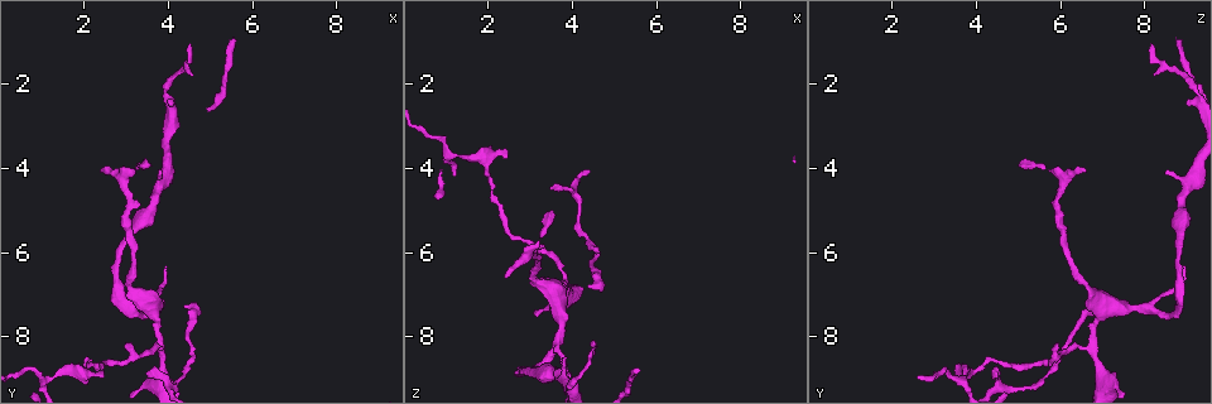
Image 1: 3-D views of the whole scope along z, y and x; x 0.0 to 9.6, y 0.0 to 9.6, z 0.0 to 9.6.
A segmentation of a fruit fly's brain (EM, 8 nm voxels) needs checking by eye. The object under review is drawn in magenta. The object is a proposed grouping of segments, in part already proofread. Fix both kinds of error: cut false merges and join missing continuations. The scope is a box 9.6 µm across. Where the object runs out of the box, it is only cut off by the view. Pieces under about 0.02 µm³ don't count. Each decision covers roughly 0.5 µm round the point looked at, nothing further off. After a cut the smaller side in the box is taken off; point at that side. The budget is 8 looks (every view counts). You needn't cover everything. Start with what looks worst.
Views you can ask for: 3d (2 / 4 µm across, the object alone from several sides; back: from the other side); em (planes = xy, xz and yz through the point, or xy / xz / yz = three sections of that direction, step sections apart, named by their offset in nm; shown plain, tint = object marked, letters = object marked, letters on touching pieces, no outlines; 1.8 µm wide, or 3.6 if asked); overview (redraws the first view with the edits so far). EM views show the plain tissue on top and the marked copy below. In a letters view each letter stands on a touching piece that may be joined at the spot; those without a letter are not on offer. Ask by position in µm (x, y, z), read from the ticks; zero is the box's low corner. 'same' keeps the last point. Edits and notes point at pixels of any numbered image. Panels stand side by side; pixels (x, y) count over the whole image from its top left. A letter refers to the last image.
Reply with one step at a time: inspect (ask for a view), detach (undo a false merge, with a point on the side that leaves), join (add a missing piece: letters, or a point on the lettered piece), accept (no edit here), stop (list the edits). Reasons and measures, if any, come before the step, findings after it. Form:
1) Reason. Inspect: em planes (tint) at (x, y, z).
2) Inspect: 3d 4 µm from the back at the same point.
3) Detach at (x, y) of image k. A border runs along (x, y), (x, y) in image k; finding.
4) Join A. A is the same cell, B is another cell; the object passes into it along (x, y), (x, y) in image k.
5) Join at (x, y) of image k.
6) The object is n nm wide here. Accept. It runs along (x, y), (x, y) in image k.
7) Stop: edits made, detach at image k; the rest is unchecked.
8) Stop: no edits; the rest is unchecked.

An open end. Inspect: 3d 2 µm at (3.45, 8.85, 4.40).

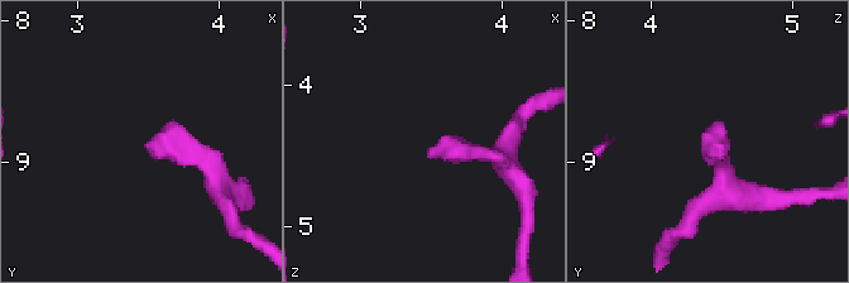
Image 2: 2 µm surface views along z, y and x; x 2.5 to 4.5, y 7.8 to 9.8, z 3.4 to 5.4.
Need the tissue. Inspect: em 3.6 µm planes (letters) at (3.46, 8.84, 4.44).

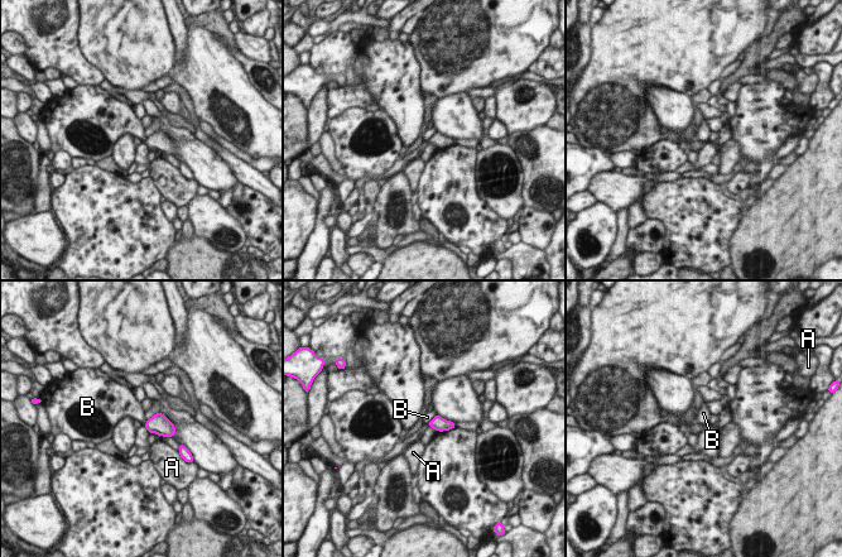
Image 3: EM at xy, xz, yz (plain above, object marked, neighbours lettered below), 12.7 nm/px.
Accept. A and B are other cells; a border runs along (436, 414), (427, 423) in image 3; none of them fits.

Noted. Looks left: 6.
Free end. Inspect: 3d 2 µm at (3.95, 6.25, 8.90).

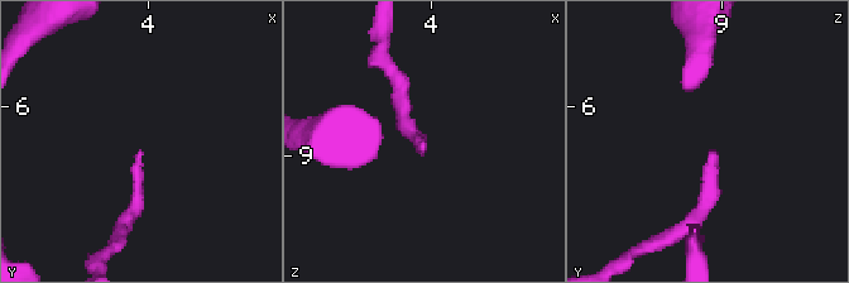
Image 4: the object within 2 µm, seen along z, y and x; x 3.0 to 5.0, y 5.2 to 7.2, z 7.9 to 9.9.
Need the tissue. Inspect: em xz step 4 (tint) at (3.94, 6.30, 8.94).

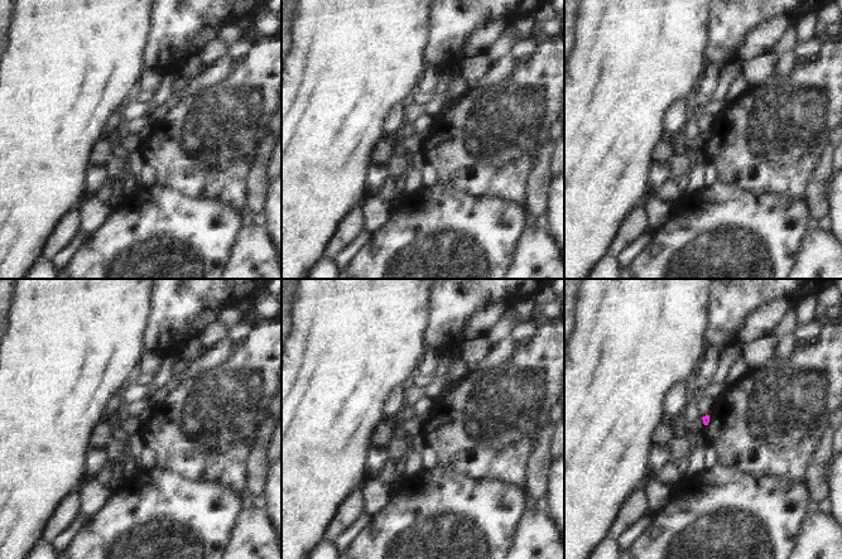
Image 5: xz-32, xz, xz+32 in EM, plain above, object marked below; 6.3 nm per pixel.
Inspect: em yz step 16 (letters) at the same point.

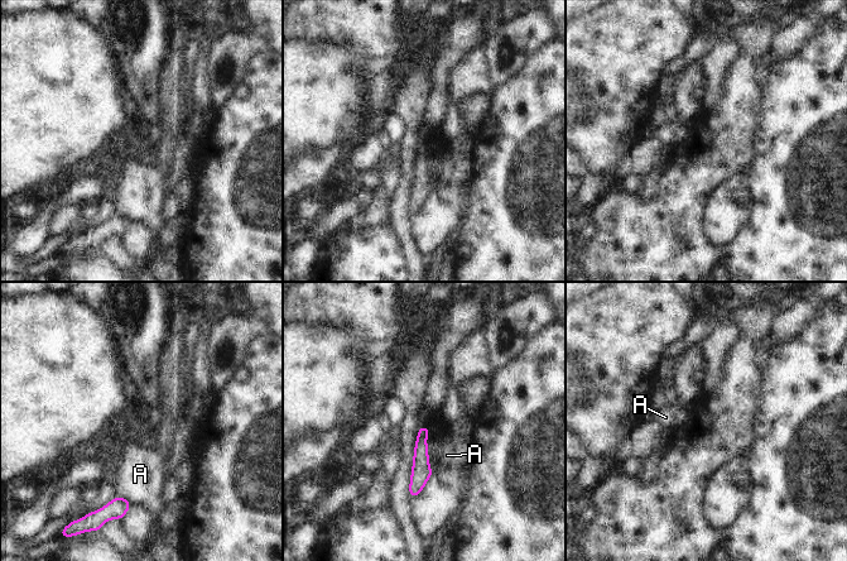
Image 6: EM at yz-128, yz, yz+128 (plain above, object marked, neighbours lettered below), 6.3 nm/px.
The object is 80 nm wide here. Accept. A is another cell; a border runs along (116, 494), (131, 504) in image 6; no lettered piece goes on from it.

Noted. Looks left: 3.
Branch stops here. Inspect: 3d 2 µm at (3.80, 4.05, 8.55).

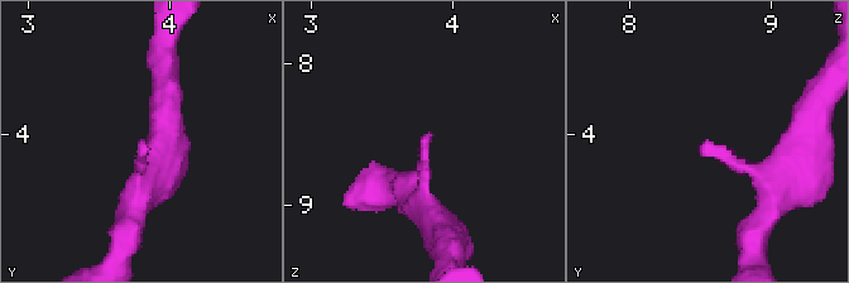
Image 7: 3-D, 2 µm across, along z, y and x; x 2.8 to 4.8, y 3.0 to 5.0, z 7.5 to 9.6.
Inspect: em 3.6 µm xz step 8 (letters) at (3.82, 4.04, 8.54).

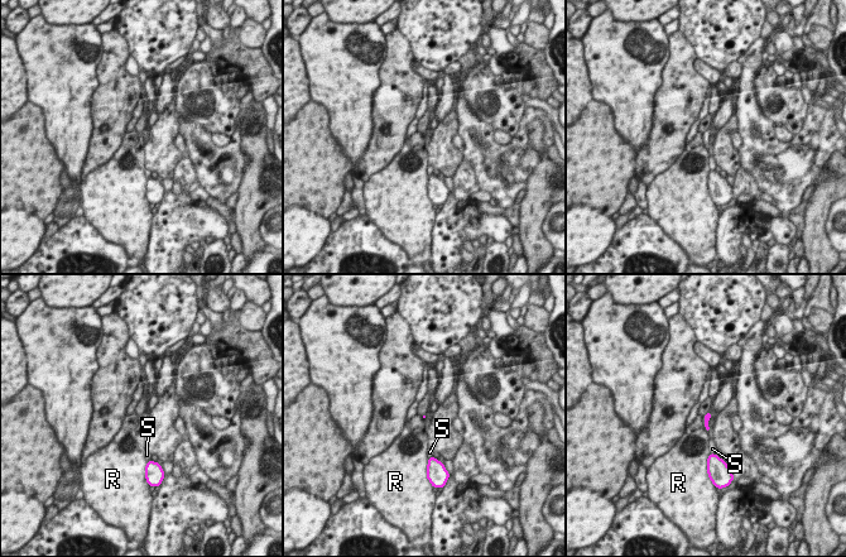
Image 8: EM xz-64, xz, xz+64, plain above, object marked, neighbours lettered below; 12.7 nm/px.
Accept. R and S are other cells; a border runs along (708, 454), (706, 459) in image 8; no lettered piece goes on from it.

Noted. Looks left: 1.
Stop: no edits; the rest is unchecked.

